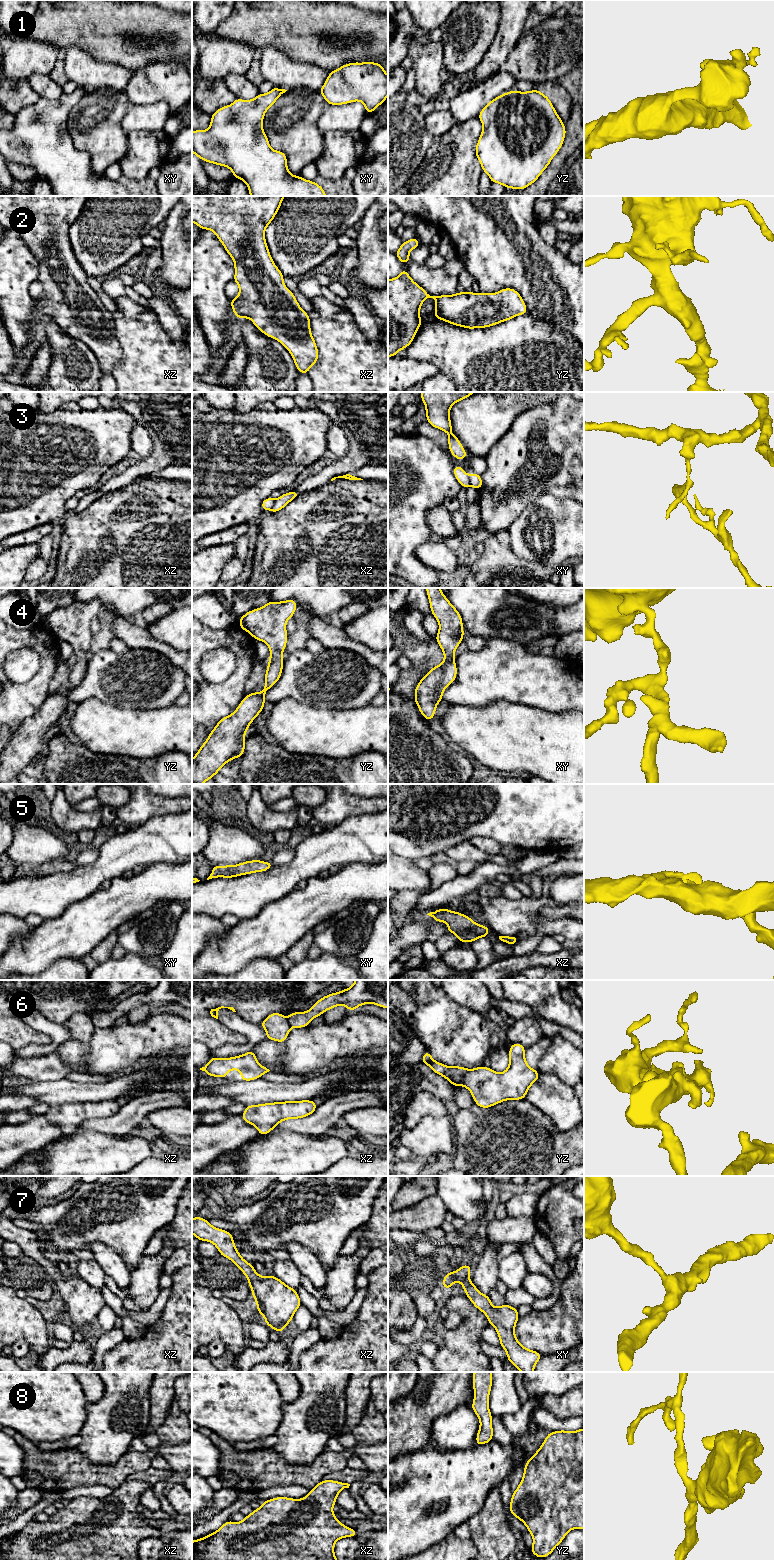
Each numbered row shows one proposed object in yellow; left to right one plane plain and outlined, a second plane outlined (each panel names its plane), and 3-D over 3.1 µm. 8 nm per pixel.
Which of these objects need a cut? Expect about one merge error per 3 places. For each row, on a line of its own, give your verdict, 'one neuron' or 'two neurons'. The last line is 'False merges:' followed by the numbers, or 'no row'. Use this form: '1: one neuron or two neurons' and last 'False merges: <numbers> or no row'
1: one neuron
2: one neuron
3: two neurons
4: one neuron
5: one neuron
6: two neurons
7: one neuron
8: one neuron
False merges: 3, 6

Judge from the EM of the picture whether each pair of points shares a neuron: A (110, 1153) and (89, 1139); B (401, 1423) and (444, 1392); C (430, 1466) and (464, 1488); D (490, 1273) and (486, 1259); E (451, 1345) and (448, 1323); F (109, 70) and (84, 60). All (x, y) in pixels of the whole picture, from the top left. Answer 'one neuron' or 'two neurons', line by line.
A: one neuron
B: one neuron
C: one neuron
D: one neuron
E: two neurons
F: one neuron

